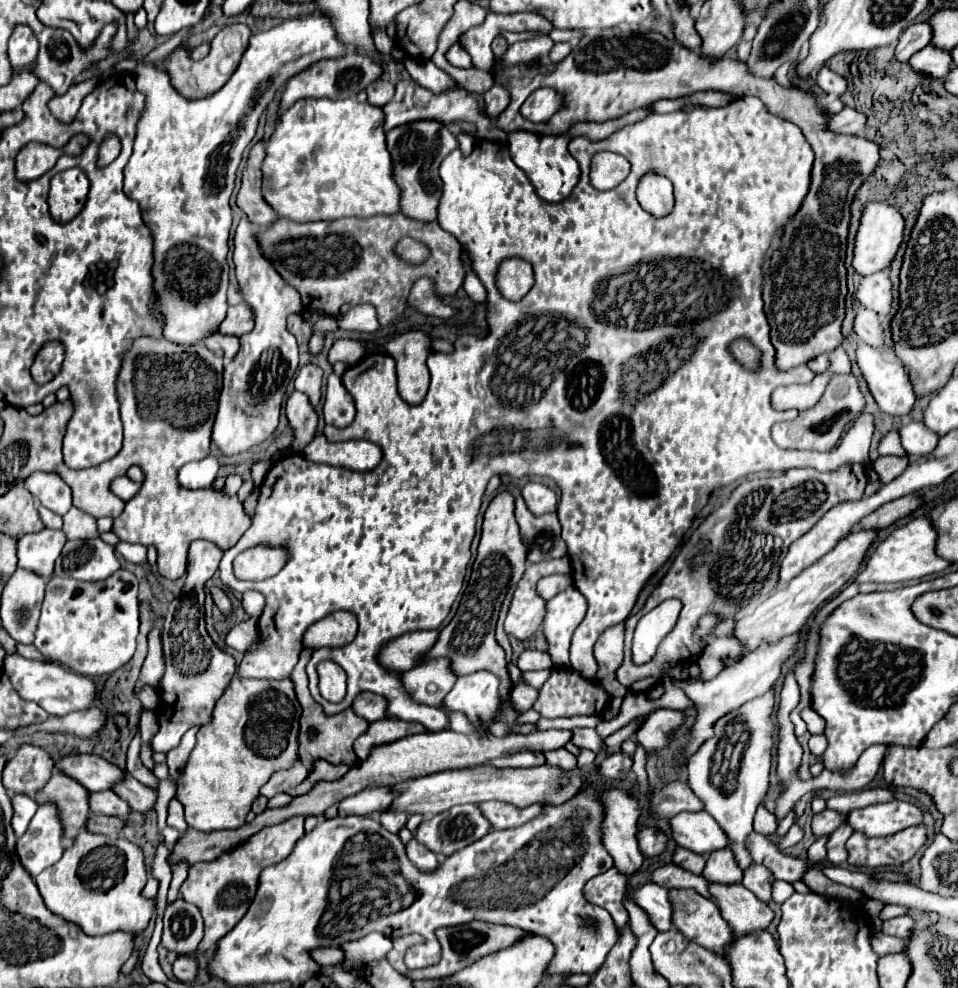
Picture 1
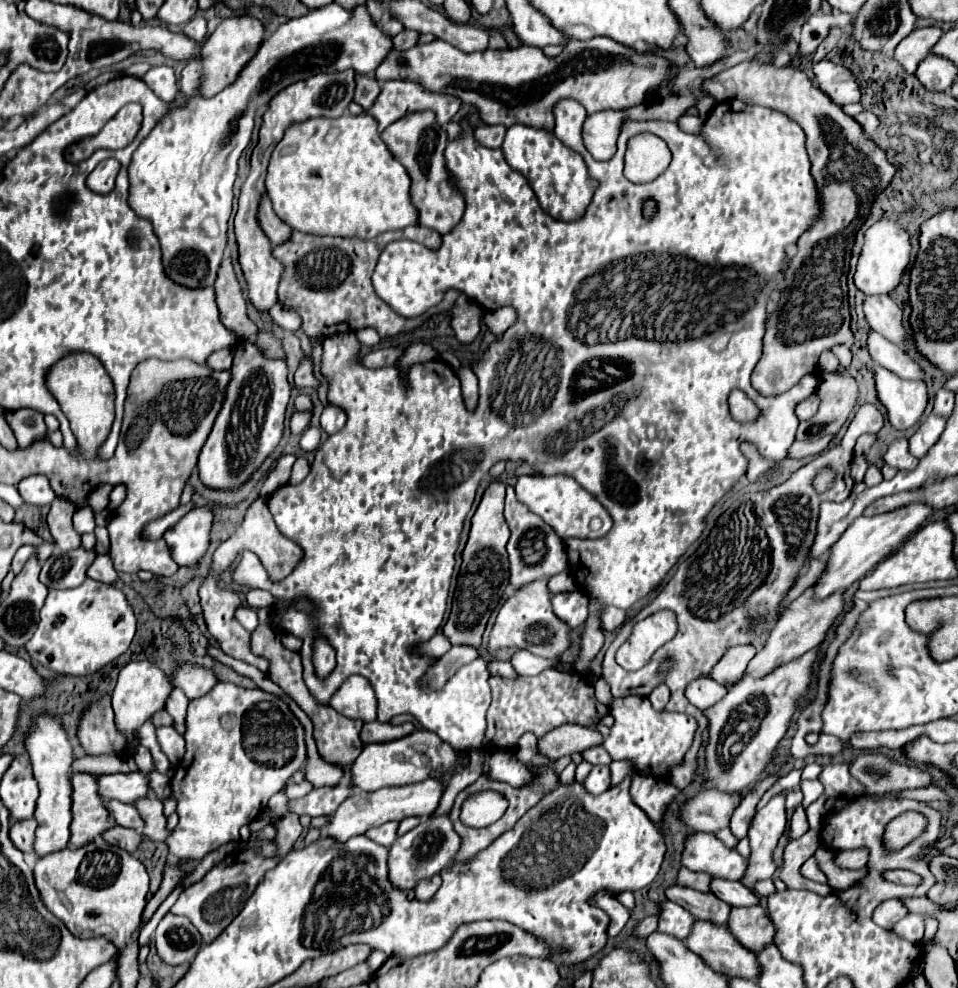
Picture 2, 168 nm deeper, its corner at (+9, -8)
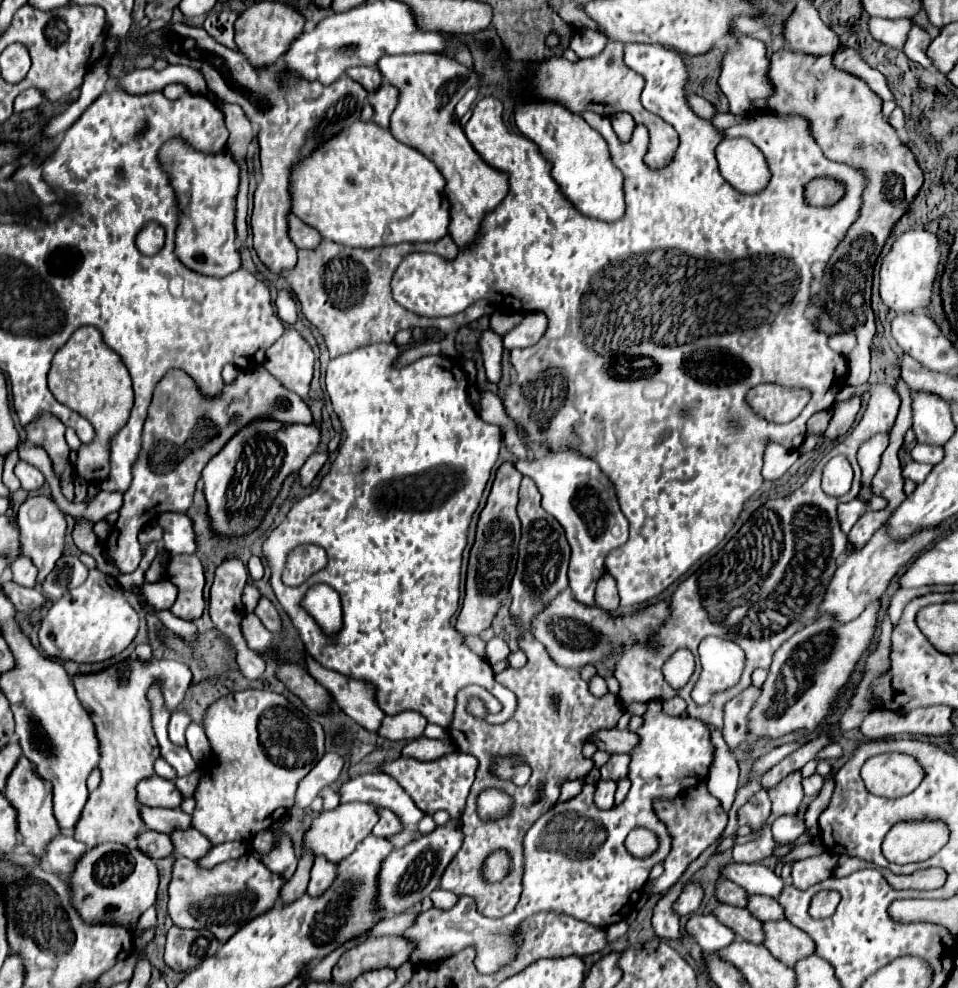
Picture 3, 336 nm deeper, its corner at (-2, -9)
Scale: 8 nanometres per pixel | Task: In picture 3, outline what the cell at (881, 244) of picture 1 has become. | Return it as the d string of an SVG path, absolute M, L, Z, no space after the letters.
M912 229L896 239L880 269L880 297L896 313L912 313L926 309L932 299L932 287L938 273L940 251L938 237L926 229Z

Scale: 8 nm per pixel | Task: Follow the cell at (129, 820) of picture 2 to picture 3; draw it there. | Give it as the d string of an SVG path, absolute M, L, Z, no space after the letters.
M144 805L142 819L148 829L160 831L160 833L172 833L178 829L192 827L192 817L186 815L182 809L152 809Z

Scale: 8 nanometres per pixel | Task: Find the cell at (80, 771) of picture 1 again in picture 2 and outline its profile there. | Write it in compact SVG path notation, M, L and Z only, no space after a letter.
M139 772L131 774L101 774L97 776L99 796L105 800L121 800L121 802L135 802L137 798L143 798L149 794L149 782L147 776L141 776Z

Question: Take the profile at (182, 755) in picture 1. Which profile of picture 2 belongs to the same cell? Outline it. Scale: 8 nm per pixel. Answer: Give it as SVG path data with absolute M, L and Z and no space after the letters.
M173 688L171 696L169 696L169 702L165 706L165 710L175 718L173 722L173 728L179 732L179 734L185 734L185 716L187 716L187 704L189 700L185 698L185 694L179 690L179 688Z

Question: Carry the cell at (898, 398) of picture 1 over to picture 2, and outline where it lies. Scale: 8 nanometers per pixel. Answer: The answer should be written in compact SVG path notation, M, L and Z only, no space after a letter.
M873 364L873 374L877 398L885 406L891 426L897 430L909 430L917 424L927 406L925 384L919 380L901 380L877 364Z

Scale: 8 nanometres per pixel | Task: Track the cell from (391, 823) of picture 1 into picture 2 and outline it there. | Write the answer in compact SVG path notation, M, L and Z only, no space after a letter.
M387 822L385 826L379 826L379 828L373 828L373 830L365 832L365 836L369 840L373 840L373 842L389 848L389 846L393 846L393 842L397 838L397 826L399 826L397 822Z

